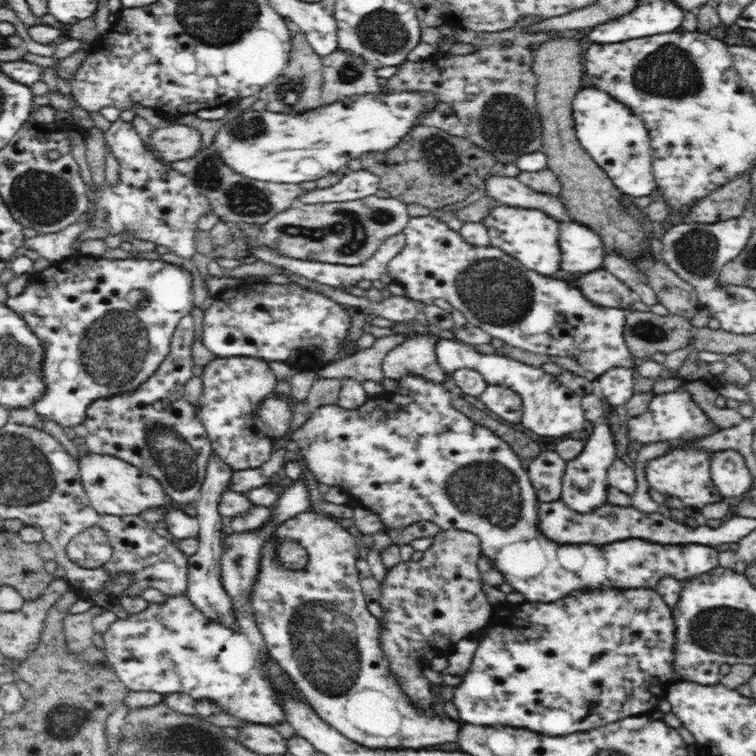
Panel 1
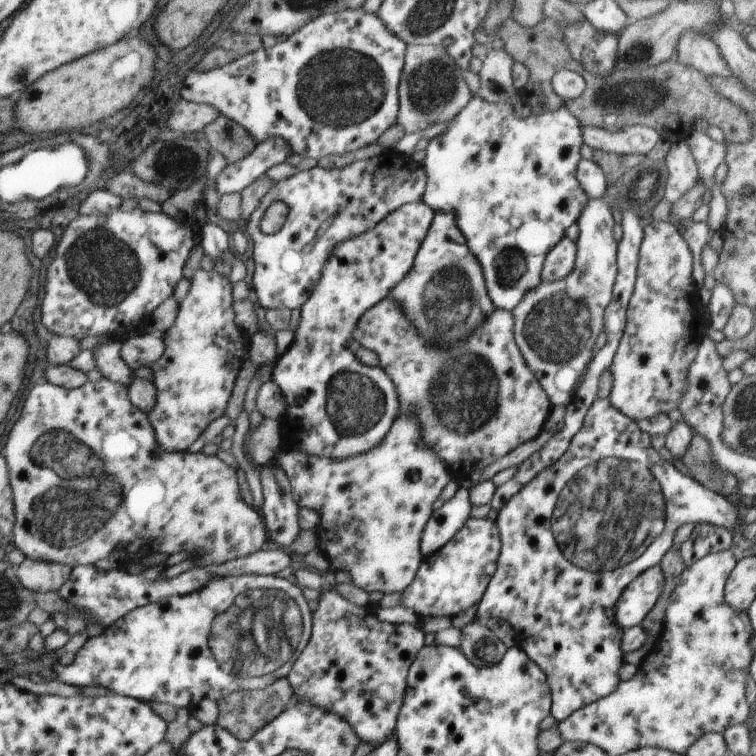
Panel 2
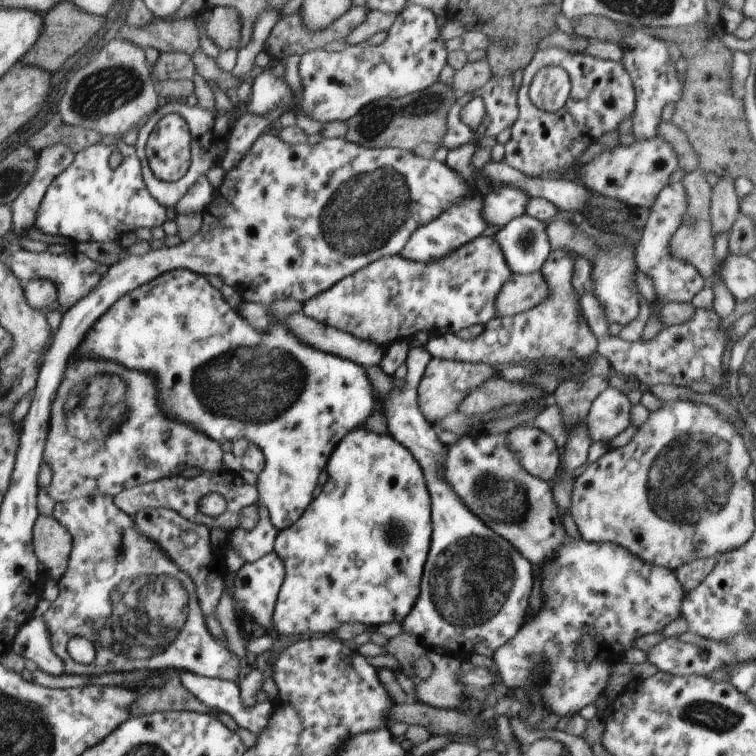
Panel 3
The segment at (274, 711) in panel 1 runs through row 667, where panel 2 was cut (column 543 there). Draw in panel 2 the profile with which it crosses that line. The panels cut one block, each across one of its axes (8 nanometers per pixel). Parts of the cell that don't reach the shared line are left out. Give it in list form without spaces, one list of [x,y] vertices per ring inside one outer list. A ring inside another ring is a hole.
[[[477,94],[449,122],[446,132],[430,139],[422,162],[427,183],[421,201],[435,213],[454,214],[466,246],[482,267],[495,308],[512,312],[526,293],[540,284],[548,252],[564,238],[566,229],[576,223],[588,204],[589,198],[576,180],[582,144],[582,123],[566,107],[518,118],[512,105],[486,102]]]

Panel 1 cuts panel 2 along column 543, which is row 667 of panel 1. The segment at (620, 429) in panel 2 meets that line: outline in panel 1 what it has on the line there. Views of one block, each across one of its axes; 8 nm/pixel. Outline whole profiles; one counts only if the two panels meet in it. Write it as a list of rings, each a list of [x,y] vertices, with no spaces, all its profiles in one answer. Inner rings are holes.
[[[628,588],[617,590],[584,590],[584,592],[572,592],[566,598],[560,598],[550,603],[502,603],[494,605],[495,612],[490,624],[474,635],[479,640],[478,649],[472,666],[462,678],[462,682],[455,688],[452,703],[458,708],[462,724],[474,724],[476,726],[496,727],[496,724],[516,726],[516,728],[530,728],[534,732],[546,734],[546,736],[566,736],[574,732],[586,732],[592,728],[600,728],[606,724],[617,722],[632,716],[649,715],[654,712],[660,701],[665,698],[665,688],[668,684],[677,682],[677,674],[673,673],[671,664],[674,660],[675,625],[671,609],[655,590],[646,588]]]

